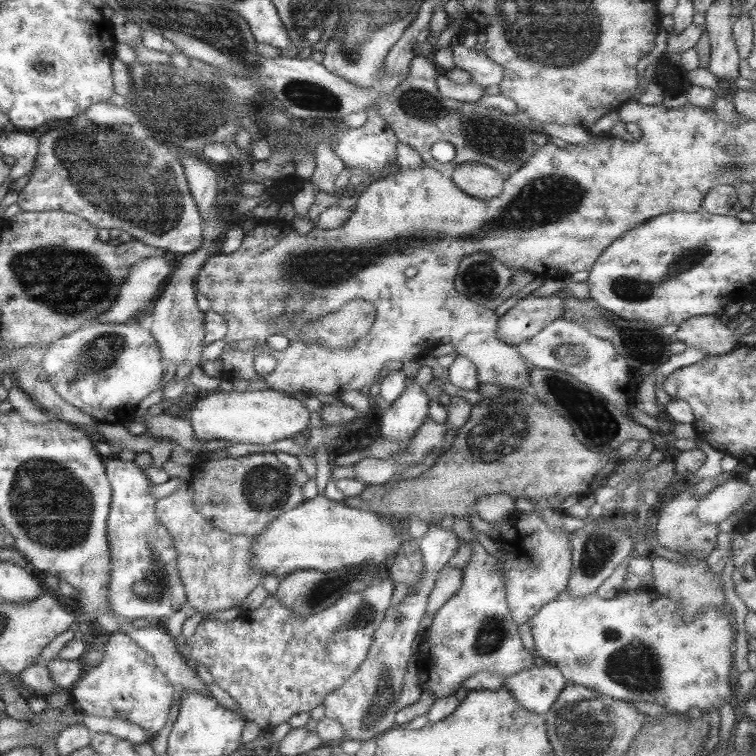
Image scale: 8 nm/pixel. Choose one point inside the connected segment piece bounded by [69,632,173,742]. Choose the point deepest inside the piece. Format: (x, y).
(126, 684)

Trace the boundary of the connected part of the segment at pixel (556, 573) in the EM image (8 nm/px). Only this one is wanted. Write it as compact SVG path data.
M531 510L530 512L521 512L521 514L517 514L517 518L513 516L510 518L511 514L505 519L501 521L497 521L491 523L491 534L493 537L490 539L493 542L497 542L499 544L499 558L495 558L494 561L494 568L496 572L500 575L502 579L502 588L505 590L505 602L507 602L507 608L509 608L509 614L511 614L511 620L515 622L515 624L523 624L523 622L529 622L530 618L541 608L541 606L545 606L545 603L551 602L553 598L555 598L560 592L565 591L567 580L570 576L571 566L572 566L572 559L570 558L570 546L569 546L569 537L567 531L563 531L561 527L559 527L556 523L552 525L547 525L543 518L538 514L538 510Z

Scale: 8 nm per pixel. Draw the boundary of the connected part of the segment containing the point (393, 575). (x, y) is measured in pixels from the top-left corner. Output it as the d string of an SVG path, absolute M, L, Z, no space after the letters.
M419 539L405 540L401 543L395 557L386 564L386 578L393 585L403 583L407 585L407 593L413 591L417 583L422 566L418 549Z

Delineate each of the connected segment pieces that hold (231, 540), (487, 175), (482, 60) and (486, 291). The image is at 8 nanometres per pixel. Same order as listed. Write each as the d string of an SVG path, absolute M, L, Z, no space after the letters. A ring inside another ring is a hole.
M187 482L177 486L169 496L157 499L154 504L157 522L167 529L173 541L178 576L186 601L195 613L215 613L217 610L240 607L247 594L261 585L263 576L248 566L253 536L229 534L213 528L195 511L192 488Z
M465 162L453 168L450 179L461 192L473 198L489 199L501 192L505 178L490 166Z
M458 39L449 43L453 66L469 73L470 80L483 89L499 84L503 69L501 65L493 62L485 53L477 49L463 47Z
M475 252L459 262L453 276L453 286L457 294L486 306L499 297L515 271L495 262L489 252Z

